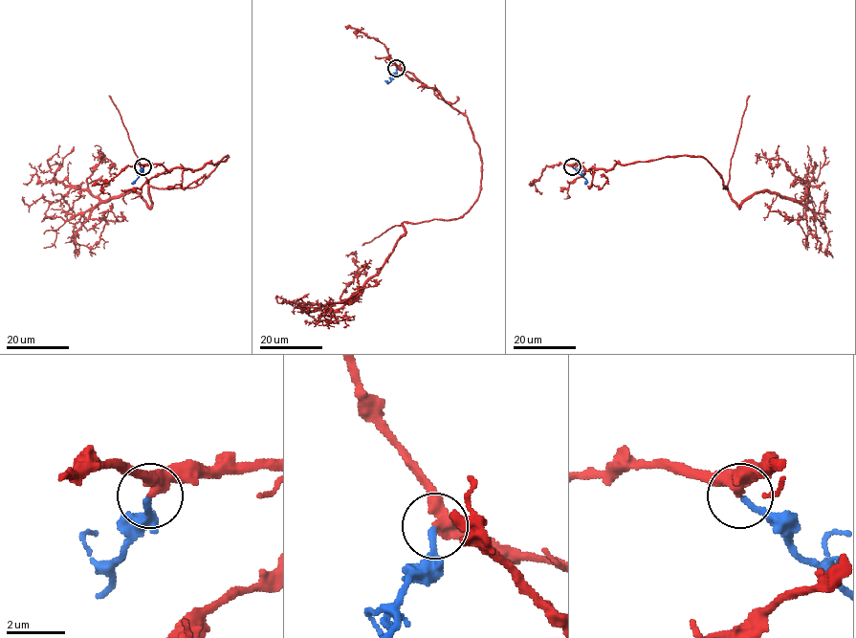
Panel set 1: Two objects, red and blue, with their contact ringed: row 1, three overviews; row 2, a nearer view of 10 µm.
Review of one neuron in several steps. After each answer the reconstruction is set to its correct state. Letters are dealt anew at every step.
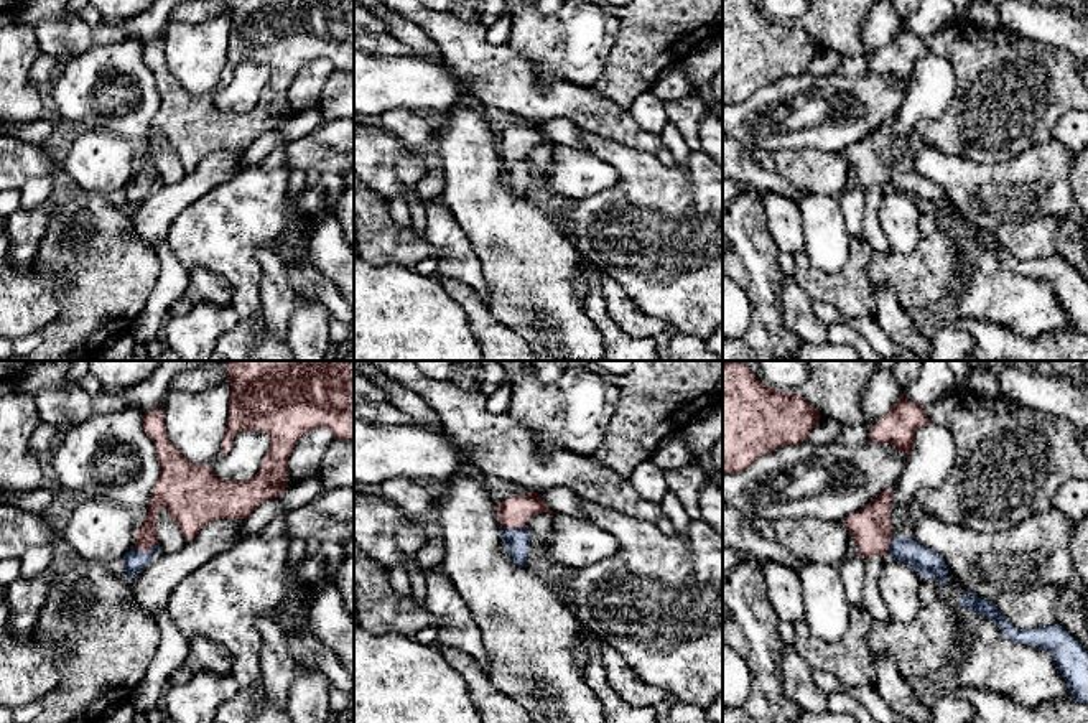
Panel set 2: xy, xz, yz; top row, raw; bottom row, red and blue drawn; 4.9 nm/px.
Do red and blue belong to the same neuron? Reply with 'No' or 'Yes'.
Yes

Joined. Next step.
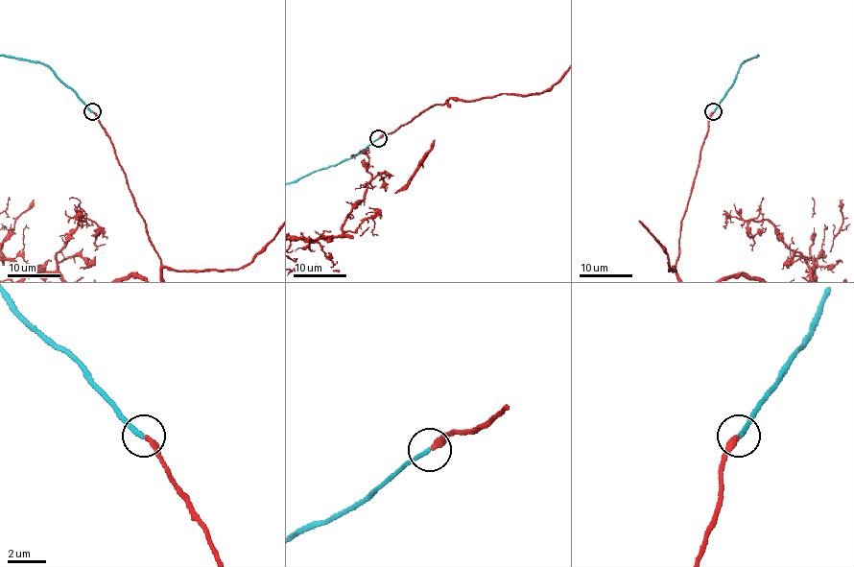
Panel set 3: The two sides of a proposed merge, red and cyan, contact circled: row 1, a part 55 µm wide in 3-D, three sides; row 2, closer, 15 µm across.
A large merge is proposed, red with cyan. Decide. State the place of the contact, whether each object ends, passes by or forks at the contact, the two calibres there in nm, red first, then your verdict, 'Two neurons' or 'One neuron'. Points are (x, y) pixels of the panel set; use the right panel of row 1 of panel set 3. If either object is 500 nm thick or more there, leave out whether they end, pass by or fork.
Place: (713, 111). At the ring red ends. At the ring cyan ends. Thickness 320 nm (red) against 240 nm. One neuron

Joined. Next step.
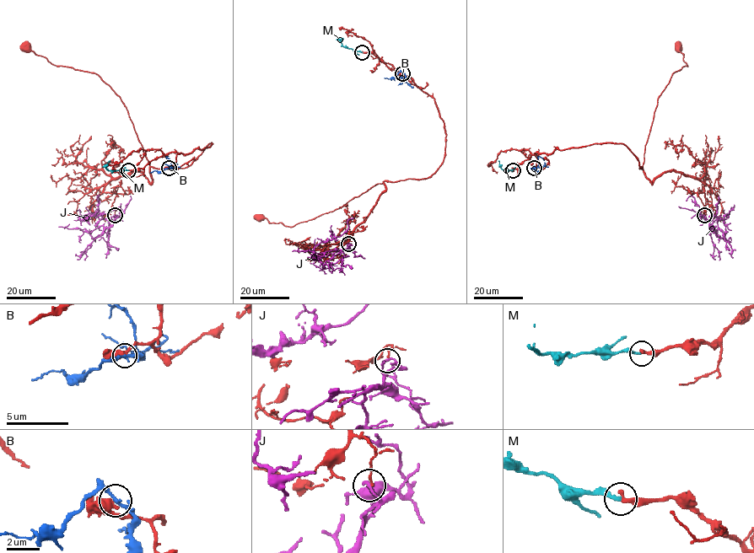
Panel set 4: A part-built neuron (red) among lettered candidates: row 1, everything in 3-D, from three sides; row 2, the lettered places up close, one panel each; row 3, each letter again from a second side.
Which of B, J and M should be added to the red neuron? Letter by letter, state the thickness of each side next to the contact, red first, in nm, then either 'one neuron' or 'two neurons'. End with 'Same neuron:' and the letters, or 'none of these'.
B: 400/170 nm | two neurons
J: 90/180 nm | two neurons
M: 280/200 nm | one neuron
Same neuron: M

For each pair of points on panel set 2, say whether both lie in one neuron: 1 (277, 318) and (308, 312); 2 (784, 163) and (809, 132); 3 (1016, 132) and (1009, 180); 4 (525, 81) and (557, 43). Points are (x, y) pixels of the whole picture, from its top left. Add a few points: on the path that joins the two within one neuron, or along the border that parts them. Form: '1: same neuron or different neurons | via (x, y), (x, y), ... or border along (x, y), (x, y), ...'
1: different neurons | border along (300, 297), (290, 317), (285, 340)
2: different neurons | border along (833, 152), (777, 149), (771, 153)
3: different neurons | border along (1047, 140), (1026, 149), (1009, 160), (975, 163)
4: different neurons | border along (511, 43), (544, 88), (573, 83)

